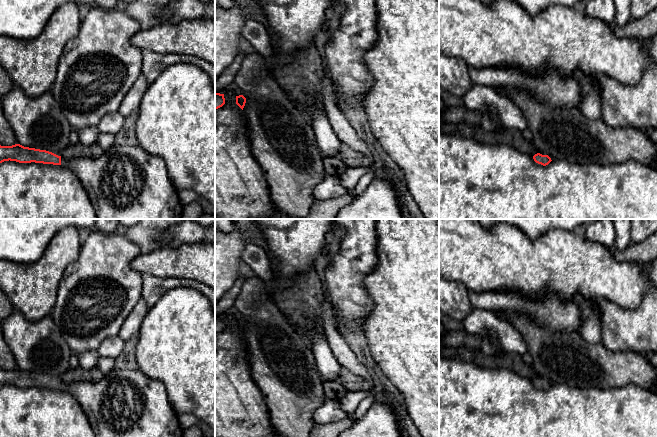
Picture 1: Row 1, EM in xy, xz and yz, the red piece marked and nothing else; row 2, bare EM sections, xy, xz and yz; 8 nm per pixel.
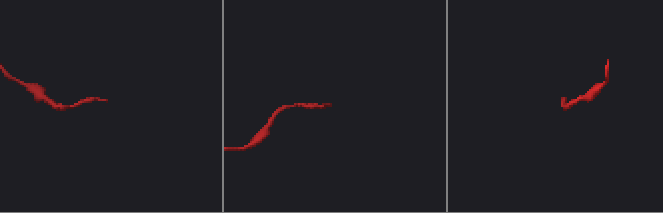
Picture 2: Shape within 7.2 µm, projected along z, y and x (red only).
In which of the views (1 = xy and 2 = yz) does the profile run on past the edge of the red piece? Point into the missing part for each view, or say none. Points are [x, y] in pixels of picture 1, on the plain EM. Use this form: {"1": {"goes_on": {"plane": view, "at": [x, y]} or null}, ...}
{"1": {"goes_on": {"plane": "xy", "at": [124, 403]}}, "2": {"goes_on": null}}

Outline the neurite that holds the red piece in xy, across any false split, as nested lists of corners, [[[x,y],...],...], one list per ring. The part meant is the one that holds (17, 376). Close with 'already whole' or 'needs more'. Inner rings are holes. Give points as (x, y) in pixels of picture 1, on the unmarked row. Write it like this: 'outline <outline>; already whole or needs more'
outline [[[20,368],[12,370],[0,369],[0,387],[4,385],[16,385],[19,387],[43,387],[62,389],[73,395],[82,407],[95,437],[182,437],[183,428],[178,420],[178,414],[172,408],[167,397],[165,385],[138,370],[114,368],[104,374],[98,382],[74,382],[67,384],[52,376],[35,372],[24,371]]]; needs more

